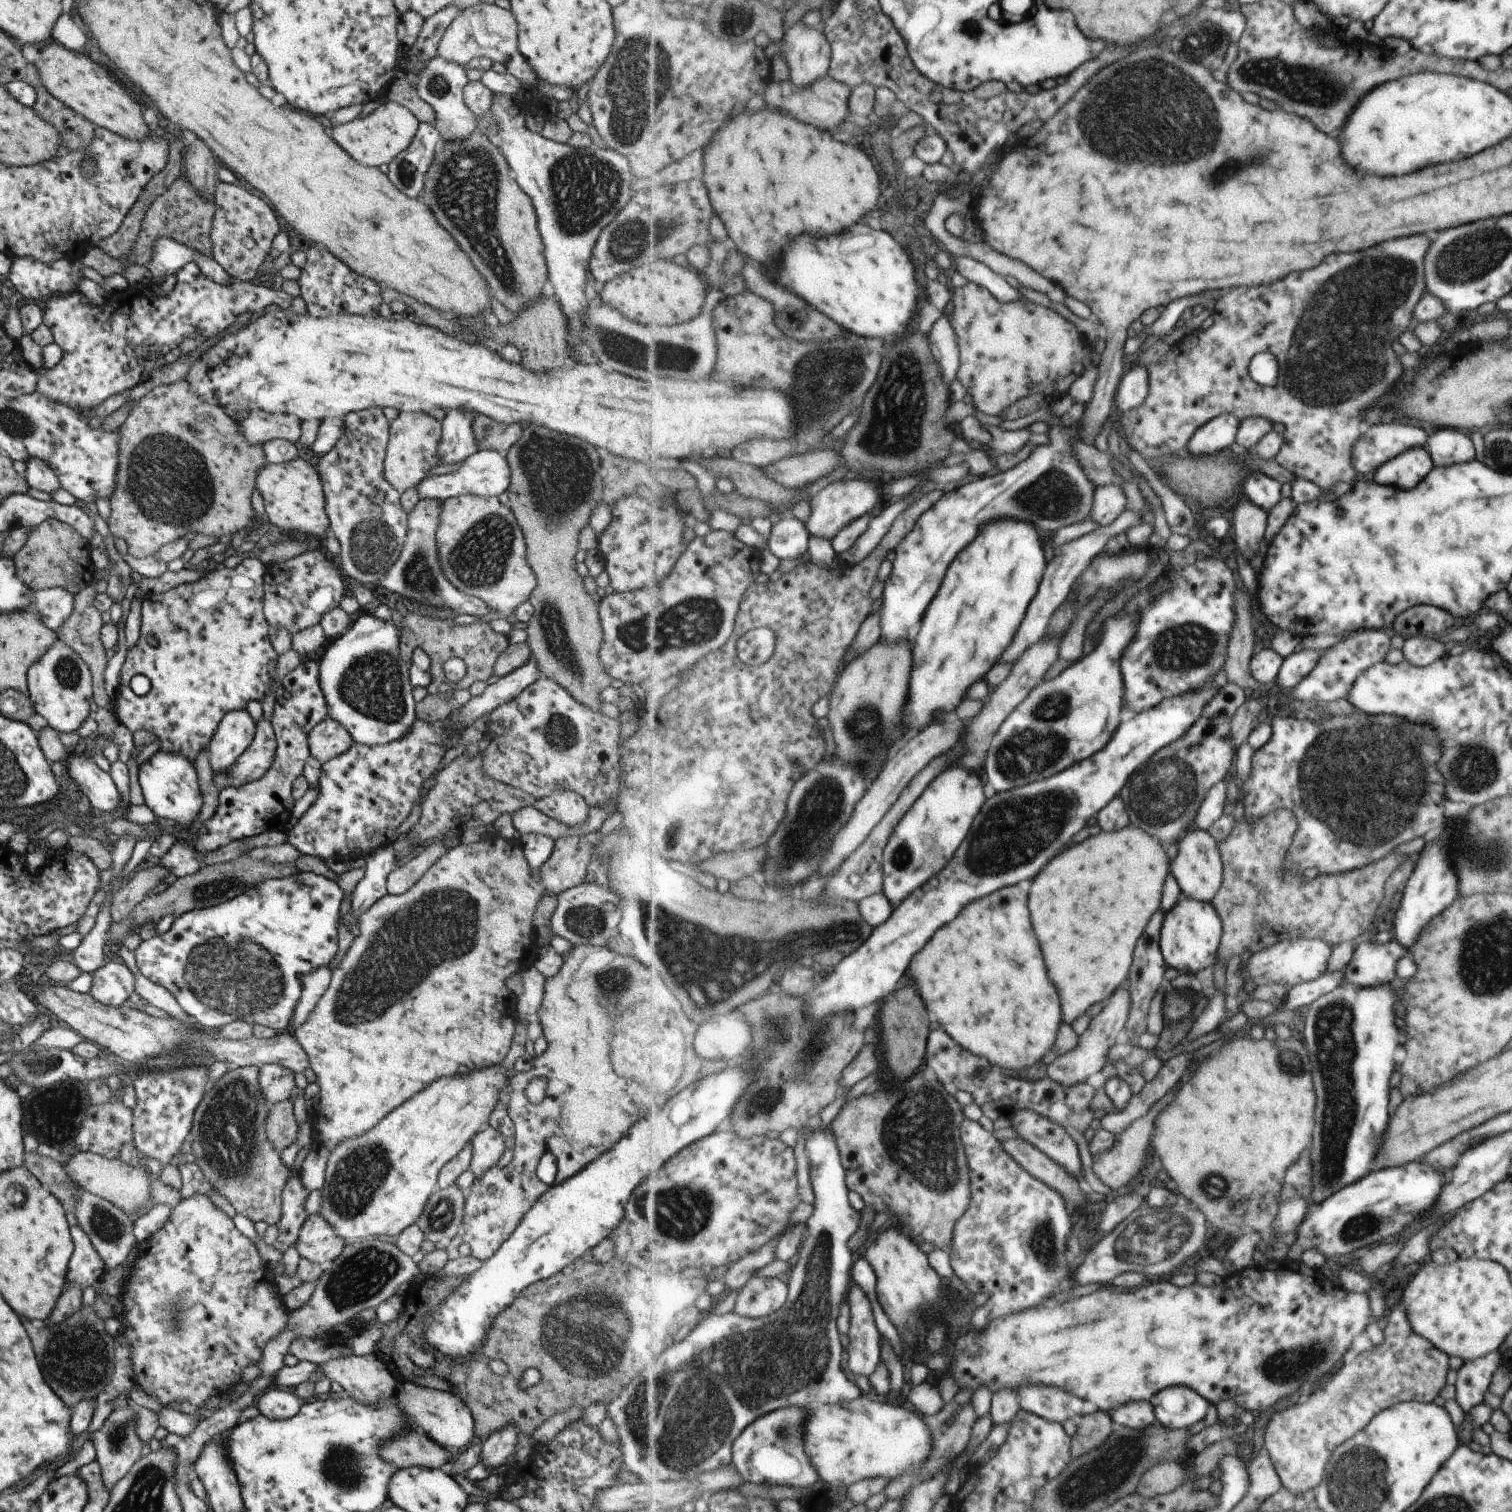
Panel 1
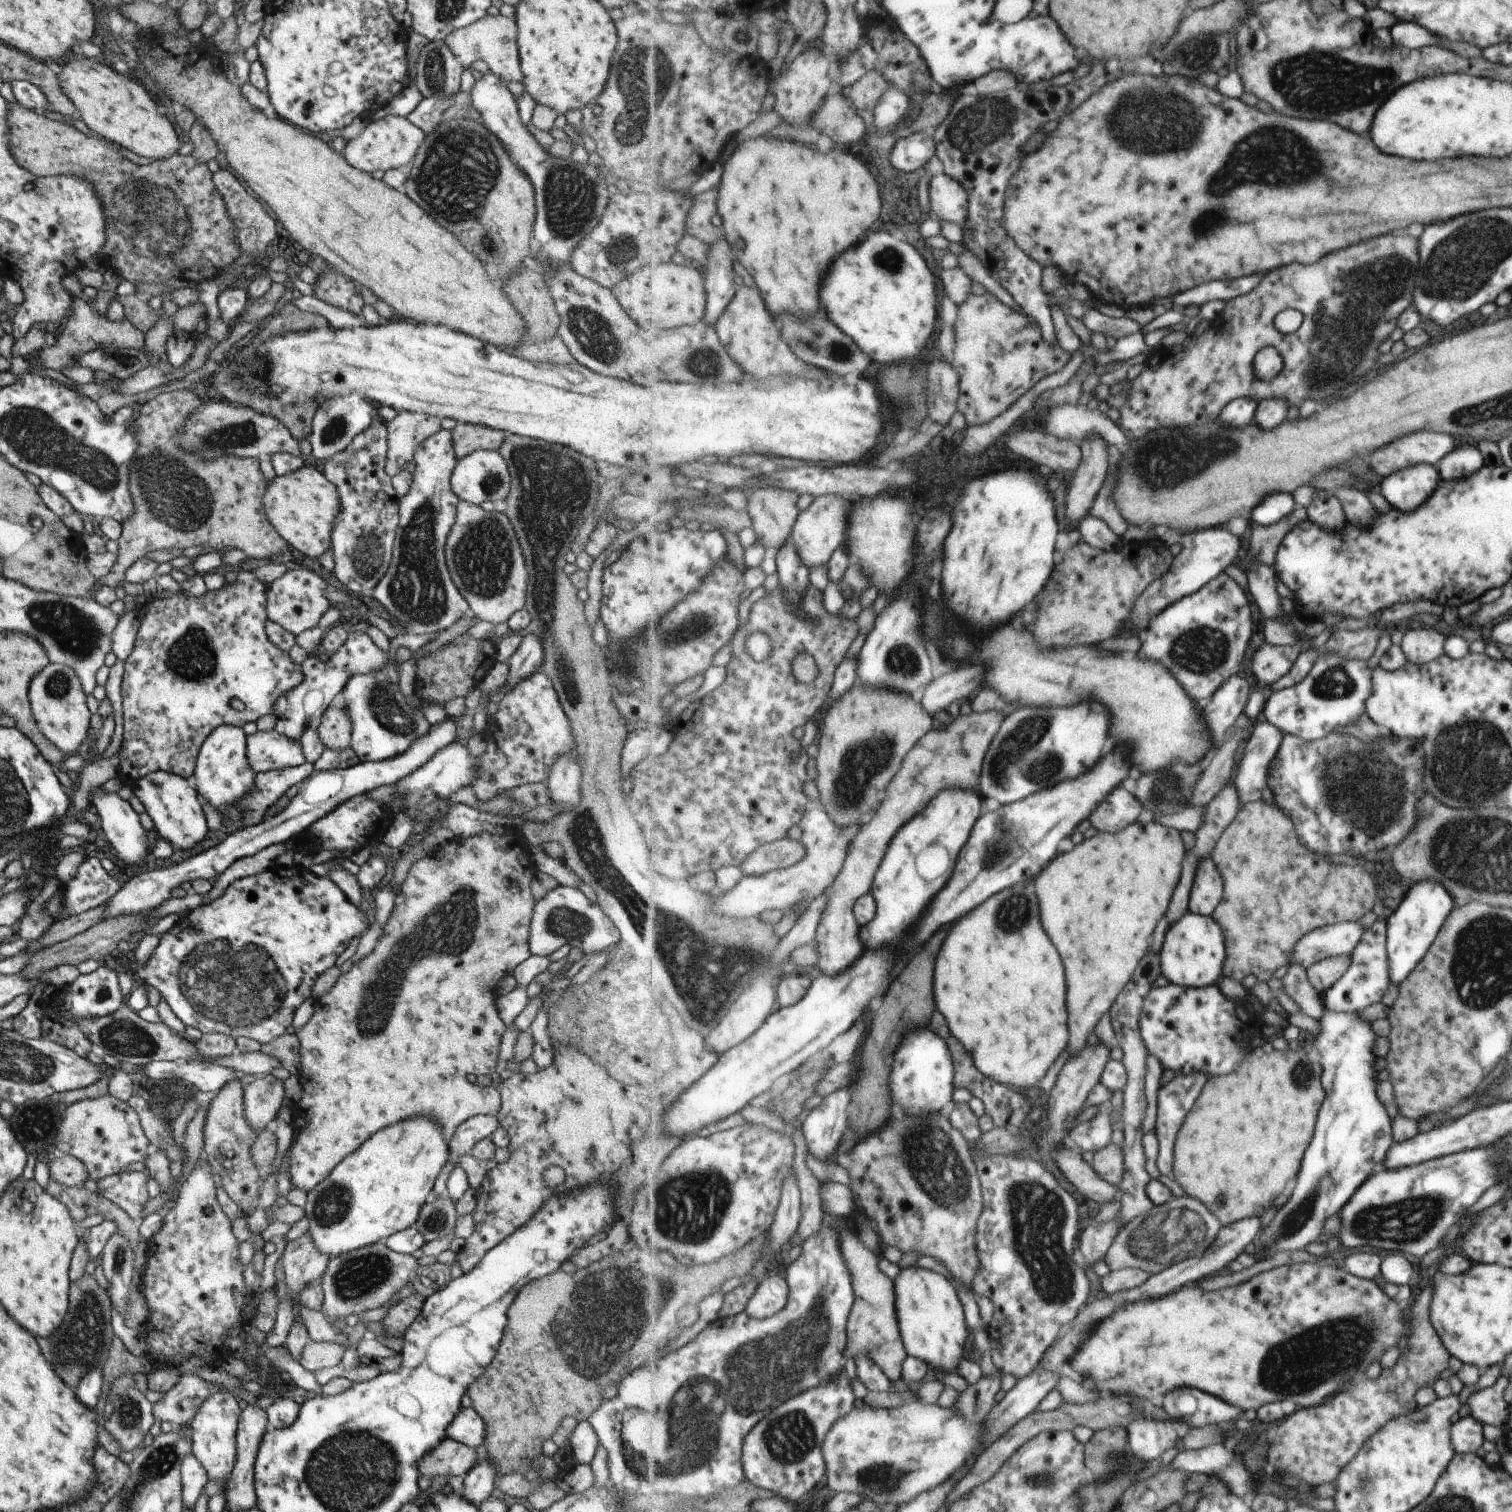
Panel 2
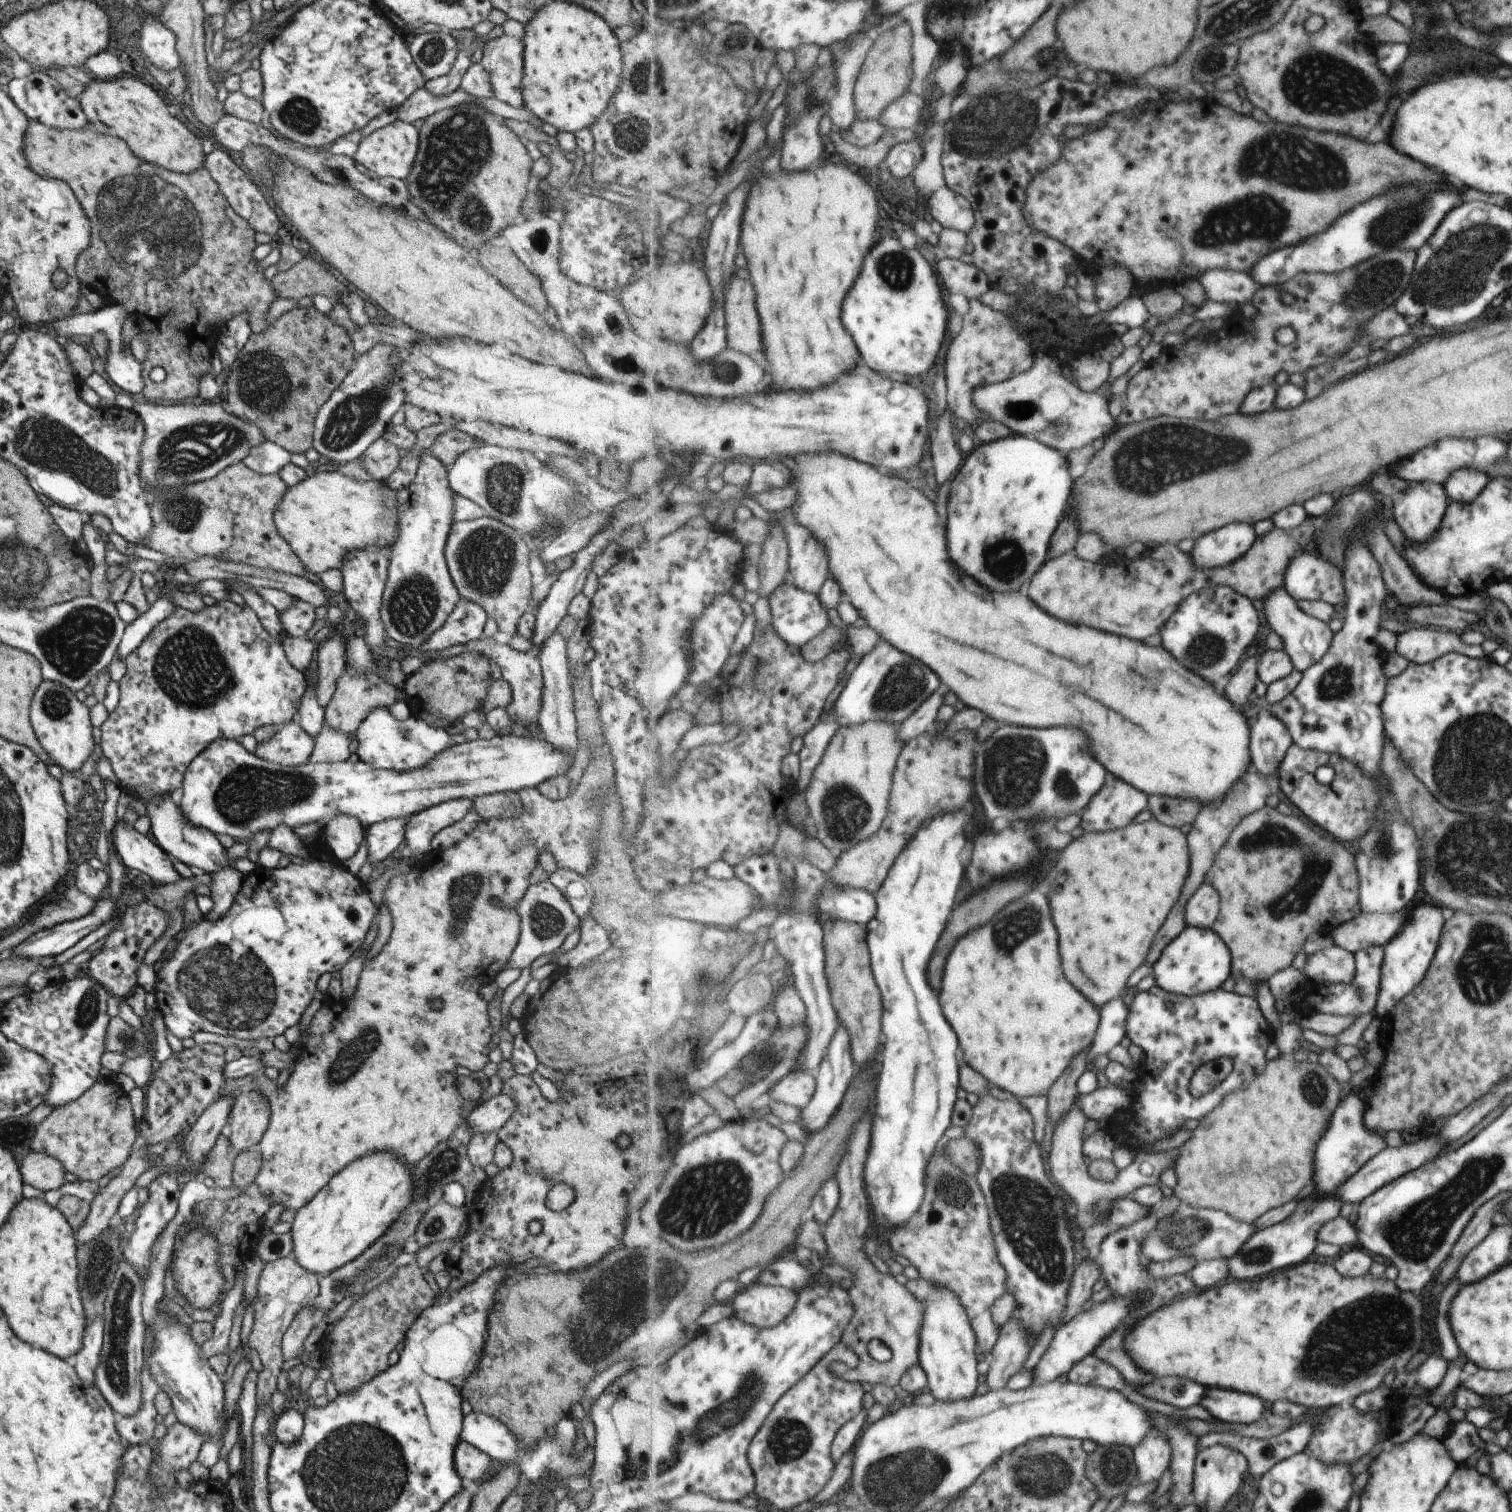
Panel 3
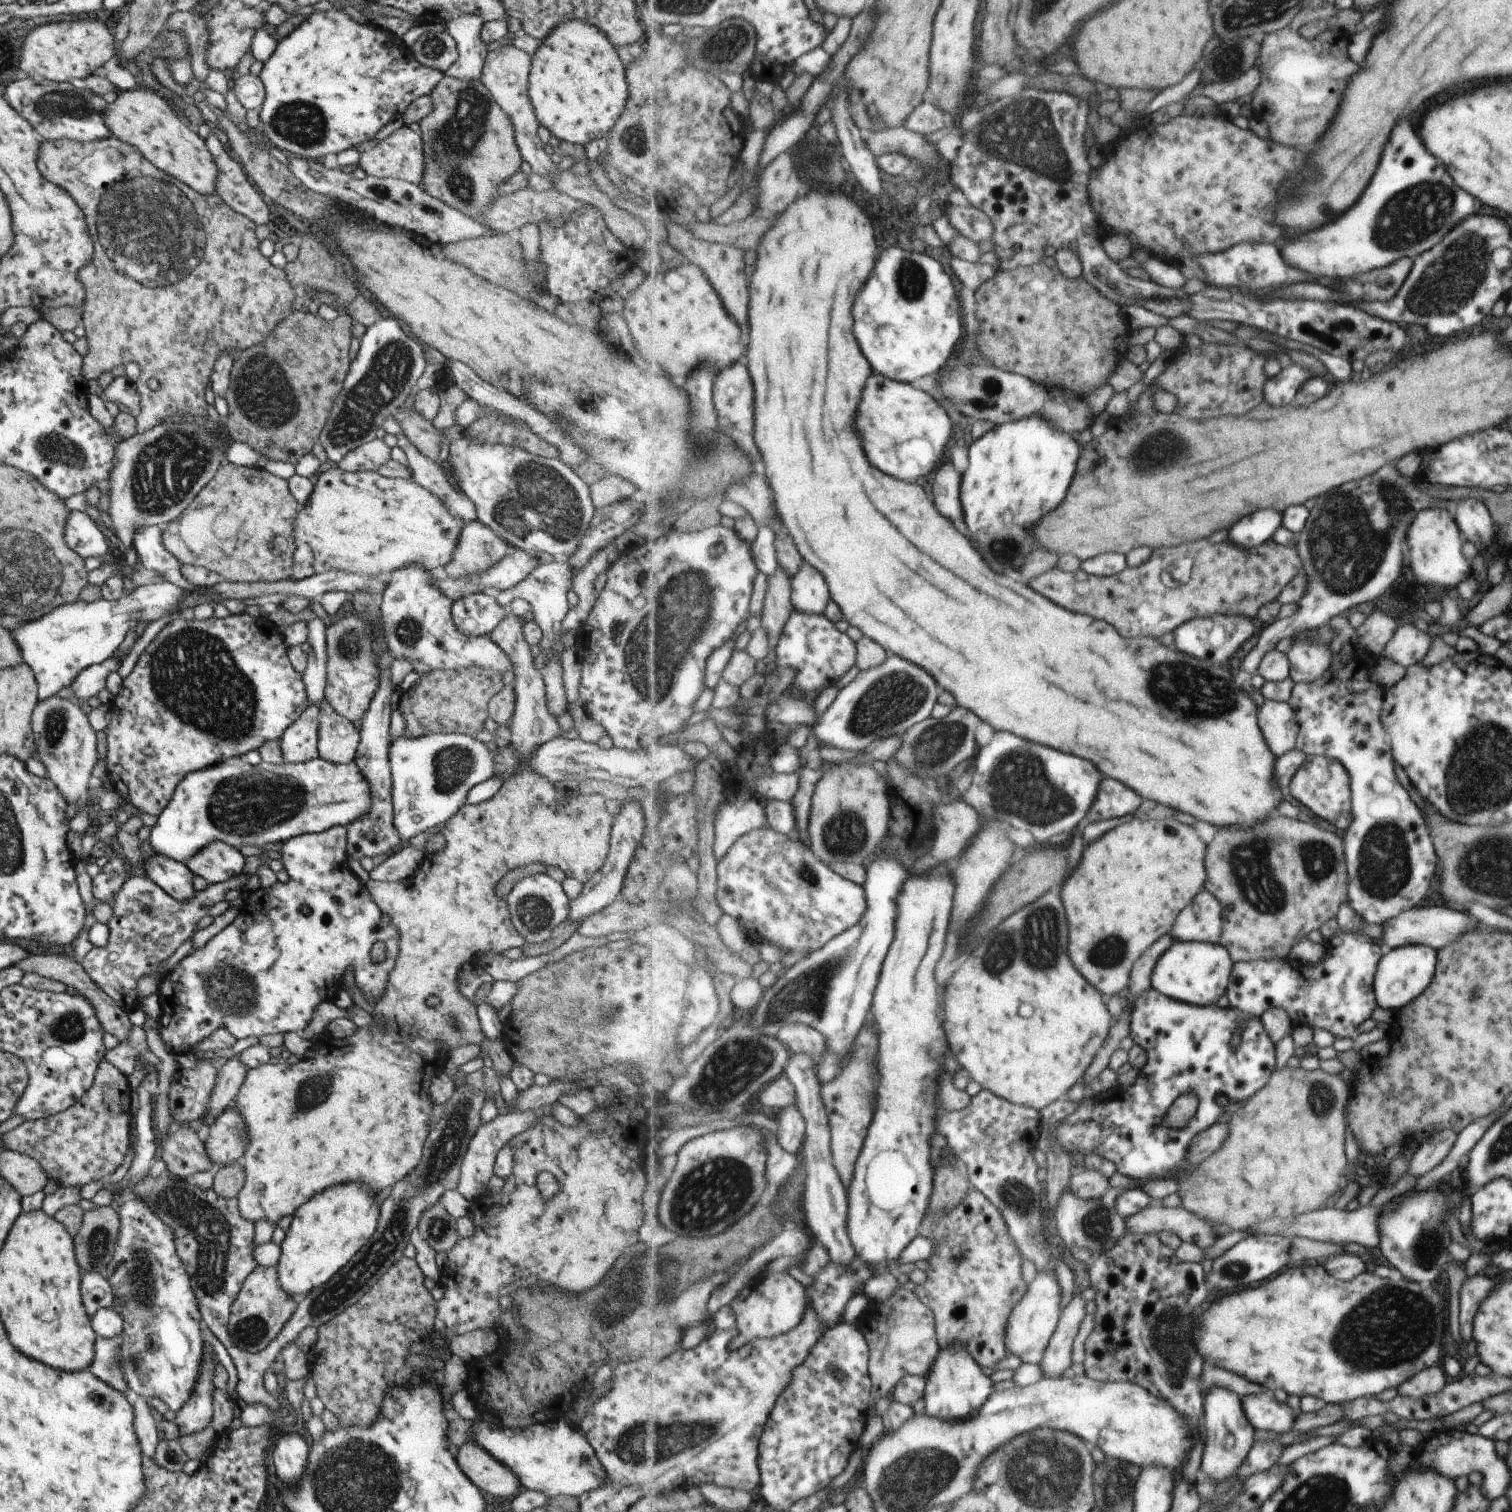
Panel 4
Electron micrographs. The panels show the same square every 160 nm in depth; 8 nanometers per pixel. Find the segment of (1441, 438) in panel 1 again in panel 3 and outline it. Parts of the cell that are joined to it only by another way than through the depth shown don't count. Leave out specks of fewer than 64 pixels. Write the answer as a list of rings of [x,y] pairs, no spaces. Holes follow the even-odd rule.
[[[1458,468],[1451,471],[1441,485],[1446,489],[1449,501],[1473,500],[1485,486],[1487,476],[1472,468]]]

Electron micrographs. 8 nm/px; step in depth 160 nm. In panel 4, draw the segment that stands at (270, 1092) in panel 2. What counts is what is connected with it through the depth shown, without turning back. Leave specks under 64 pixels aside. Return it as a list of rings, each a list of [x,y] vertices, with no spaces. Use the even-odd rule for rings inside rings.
[[[231,1105],[219,1113],[201,1134],[213,1166],[223,1166],[242,1159],[247,1148],[248,1132],[244,1118]]]

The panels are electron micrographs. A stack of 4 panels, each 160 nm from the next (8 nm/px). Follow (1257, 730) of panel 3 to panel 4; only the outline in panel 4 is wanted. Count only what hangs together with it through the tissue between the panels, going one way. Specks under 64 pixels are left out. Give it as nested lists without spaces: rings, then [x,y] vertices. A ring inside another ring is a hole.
[[[1265,700],[1259,708],[1258,723],[1277,758],[1296,748],[1300,726],[1289,702]]]

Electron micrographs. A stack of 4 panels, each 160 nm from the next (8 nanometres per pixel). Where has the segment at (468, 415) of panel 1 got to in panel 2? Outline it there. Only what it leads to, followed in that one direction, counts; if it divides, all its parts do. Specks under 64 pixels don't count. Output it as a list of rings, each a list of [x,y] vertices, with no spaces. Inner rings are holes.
[[[439,429],[423,440],[415,449],[412,461],[415,470],[412,483],[400,499],[398,498],[398,528],[392,544],[389,566],[370,595],[393,616],[393,622],[402,624],[408,634],[429,634],[446,629],[459,618],[469,614],[465,599],[451,582],[444,559],[445,537],[454,521],[455,509],[460,501],[450,489],[450,474],[457,462],[452,447],[451,430]]]

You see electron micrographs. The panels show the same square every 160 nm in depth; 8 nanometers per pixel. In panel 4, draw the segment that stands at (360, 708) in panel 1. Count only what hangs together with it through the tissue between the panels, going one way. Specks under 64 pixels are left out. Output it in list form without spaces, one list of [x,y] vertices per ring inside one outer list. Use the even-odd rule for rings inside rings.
[[[431,733],[418,737],[400,735],[391,738],[386,757],[392,780],[390,794],[392,825],[401,842],[405,843],[411,836],[451,818],[464,804],[467,791],[472,786],[491,778],[494,769],[491,751],[485,744],[461,733]]]

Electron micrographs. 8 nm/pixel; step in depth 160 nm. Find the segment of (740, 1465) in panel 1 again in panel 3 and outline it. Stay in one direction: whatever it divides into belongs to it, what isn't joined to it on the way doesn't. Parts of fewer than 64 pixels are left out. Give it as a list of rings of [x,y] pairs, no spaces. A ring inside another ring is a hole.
[[[843,1342],[835,1346],[811,1373],[778,1400],[751,1441],[748,1458],[756,1476],[754,1495],[765,1498],[777,1510],[789,1510],[813,1500],[829,1484],[835,1472],[831,1444],[841,1426],[863,1408],[865,1392],[861,1384],[837,1378],[831,1372],[831,1364],[837,1361],[855,1368],[860,1358]]]

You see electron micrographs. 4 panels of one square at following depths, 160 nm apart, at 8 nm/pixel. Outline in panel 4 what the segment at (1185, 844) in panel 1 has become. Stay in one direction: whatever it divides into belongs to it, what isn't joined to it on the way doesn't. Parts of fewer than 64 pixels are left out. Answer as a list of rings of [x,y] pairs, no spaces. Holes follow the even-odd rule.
[[[1201,889],[1199,898],[1195,897],[1183,914],[1178,914],[1178,920],[1174,924],[1171,933],[1177,941],[1189,942],[1199,941],[1208,943],[1219,943],[1223,934],[1224,918],[1221,902]]]

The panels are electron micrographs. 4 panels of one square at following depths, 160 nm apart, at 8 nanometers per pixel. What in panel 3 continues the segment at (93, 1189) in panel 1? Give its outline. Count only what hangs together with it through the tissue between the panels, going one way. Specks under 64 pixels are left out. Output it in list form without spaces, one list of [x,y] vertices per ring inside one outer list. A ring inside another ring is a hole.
[[[31,1152],[18,1160],[23,1183],[43,1192],[58,1189],[65,1184],[65,1172],[61,1163],[52,1156]]]

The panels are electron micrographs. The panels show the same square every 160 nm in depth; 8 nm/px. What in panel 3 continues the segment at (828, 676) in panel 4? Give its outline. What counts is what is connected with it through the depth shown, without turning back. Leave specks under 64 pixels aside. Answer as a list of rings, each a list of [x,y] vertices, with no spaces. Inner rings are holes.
[[[787,579],[779,585],[770,596],[772,608],[772,620],[781,638],[799,648],[817,636],[823,628],[829,626],[829,616],[825,612],[820,598],[814,593],[803,590],[794,585],[791,579]]]

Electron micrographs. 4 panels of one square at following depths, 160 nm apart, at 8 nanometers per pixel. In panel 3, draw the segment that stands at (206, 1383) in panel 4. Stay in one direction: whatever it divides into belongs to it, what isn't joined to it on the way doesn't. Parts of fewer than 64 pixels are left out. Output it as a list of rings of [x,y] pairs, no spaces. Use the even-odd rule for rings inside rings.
[[[175,1421],[166,1433],[158,1440],[158,1445],[151,1450],[152,1457],[146,1470],[146,1482],[154,1489],[157,1495],[169,1495],[176,1486],[176,1471],[187,1471],[191,1462],[196,1460],[200,1451],[202,1438],[191,1427]]]

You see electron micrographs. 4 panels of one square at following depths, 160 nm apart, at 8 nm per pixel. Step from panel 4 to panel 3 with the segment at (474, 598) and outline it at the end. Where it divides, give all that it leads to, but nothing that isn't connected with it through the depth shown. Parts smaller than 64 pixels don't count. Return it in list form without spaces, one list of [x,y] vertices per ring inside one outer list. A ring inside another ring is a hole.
[[[459,599],[445,622],[417,648],[421,652],[441,650],[453,644],[466,644],[482,636],[486,612],[477,604]]]

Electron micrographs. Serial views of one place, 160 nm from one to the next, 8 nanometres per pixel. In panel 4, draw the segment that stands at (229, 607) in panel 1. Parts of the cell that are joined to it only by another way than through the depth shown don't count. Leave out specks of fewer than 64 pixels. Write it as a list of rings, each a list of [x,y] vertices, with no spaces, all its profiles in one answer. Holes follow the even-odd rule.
[[[246,613],[231,614],[225,618],[210,617],[202,621],[175,618],[167,622],[158,634],[147,644],[138,656],[131,671],[122,678],[121,688],[110,705],[110,721],[104,728],[106,754],[104,766],[106,768],[107,785],[124,801],[131,802],[134,812],[146,812],[159,816],[159,813],[170,801],[174,788],[185,774],[212,765],[231,757],[241,757],[248,750],[257,749],[265,741],[277,741],[279,735],[306,709],[306,694],[302,683],[302,676],[293,670],[286,655],[282,633],[267,618],[251,617]]]

